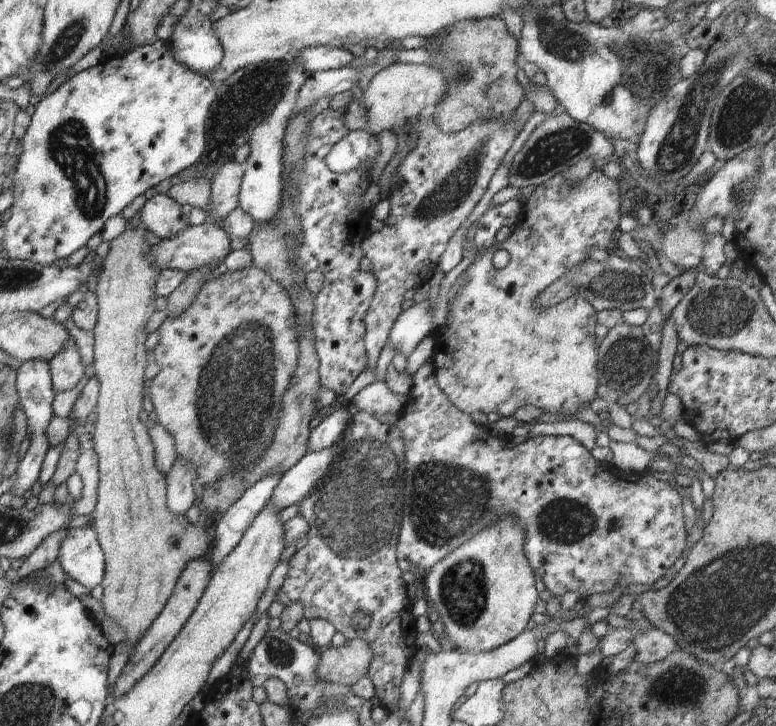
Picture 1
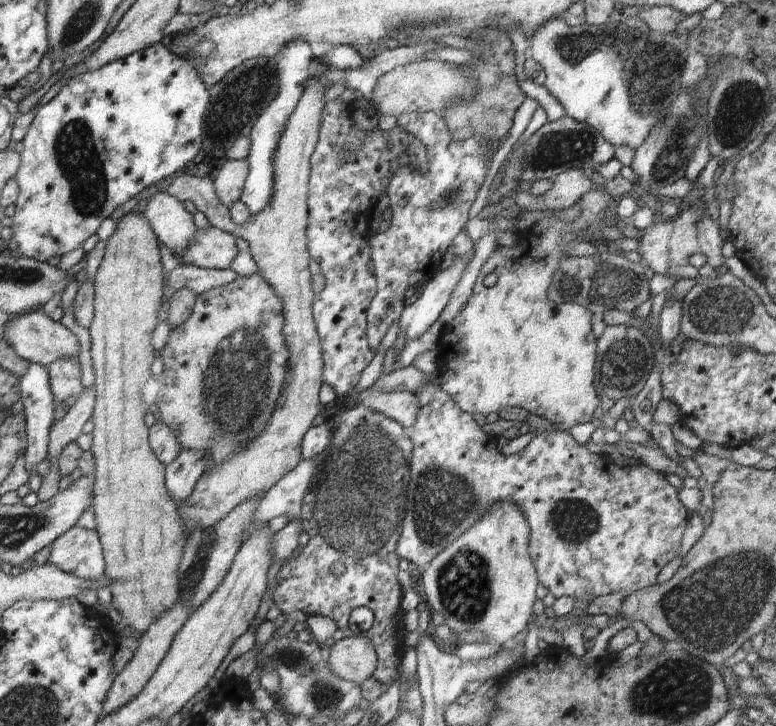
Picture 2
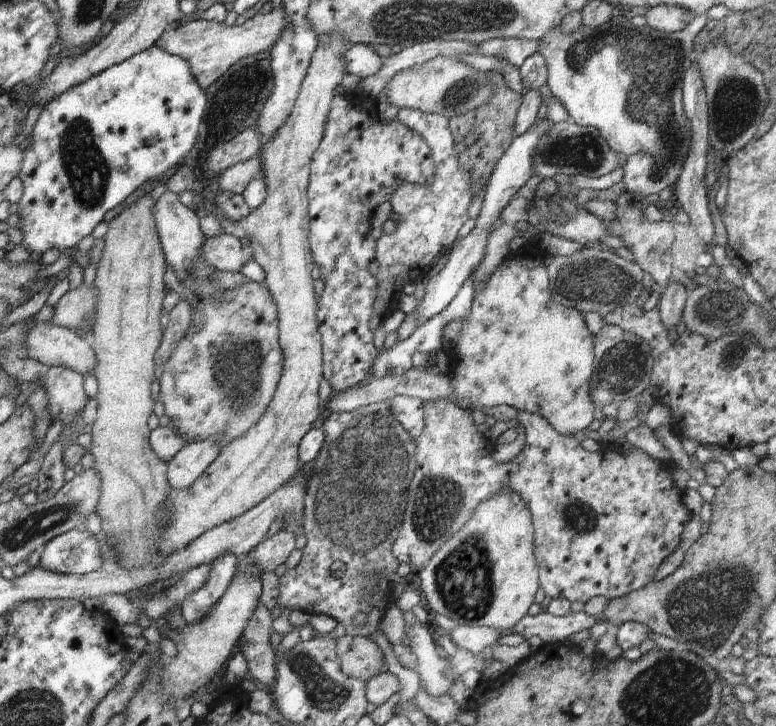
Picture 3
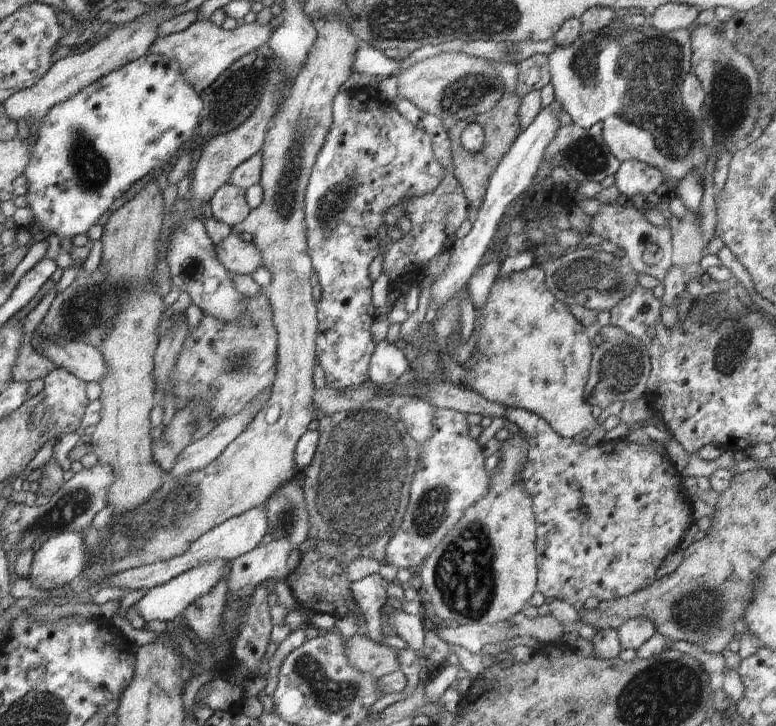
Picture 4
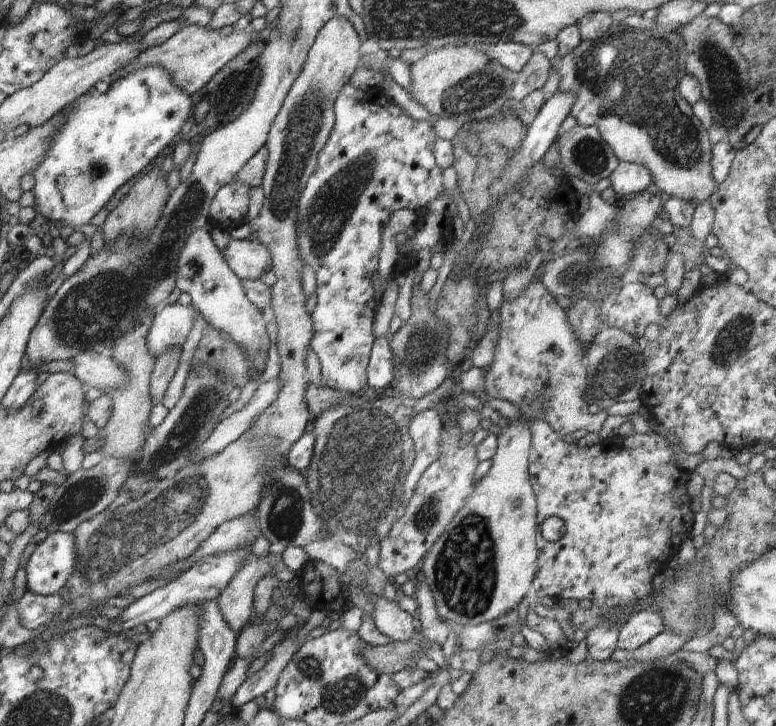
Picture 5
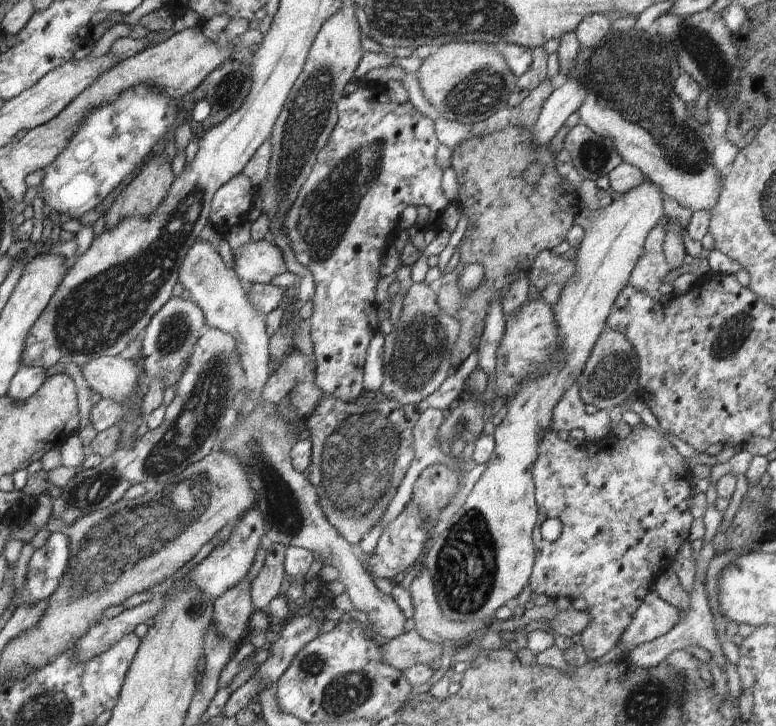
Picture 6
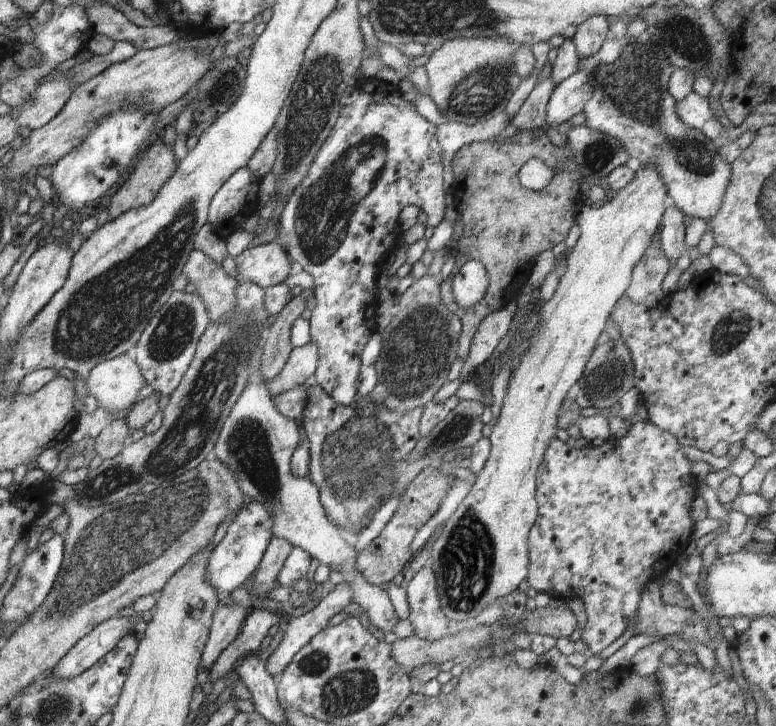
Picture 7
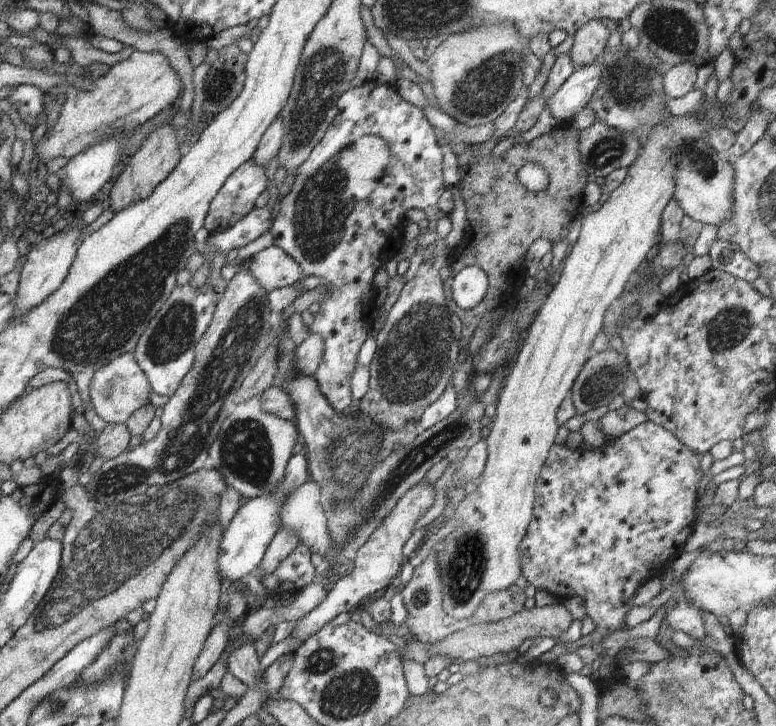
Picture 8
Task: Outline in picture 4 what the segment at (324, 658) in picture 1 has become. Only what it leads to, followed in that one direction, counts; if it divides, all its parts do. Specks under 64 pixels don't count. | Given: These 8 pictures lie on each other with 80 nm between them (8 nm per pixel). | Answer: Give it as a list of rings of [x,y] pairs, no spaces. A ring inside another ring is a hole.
[[[366,633],[348,634],[344,637],[344,646],[350,666],[374,679],[402,670],[396,649],[376,644]]]

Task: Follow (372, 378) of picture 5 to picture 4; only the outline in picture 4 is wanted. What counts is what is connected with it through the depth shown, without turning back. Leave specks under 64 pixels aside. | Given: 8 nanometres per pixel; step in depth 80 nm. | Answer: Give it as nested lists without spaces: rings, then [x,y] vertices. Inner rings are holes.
[[[382,341],[375,346],[375,352],[369,363],[369,378],[376,386],[386,386],[402,380],[406,374],[403,364],[406,363],[407,350],[407,347],[402,344],[388,343],[387,341]]]

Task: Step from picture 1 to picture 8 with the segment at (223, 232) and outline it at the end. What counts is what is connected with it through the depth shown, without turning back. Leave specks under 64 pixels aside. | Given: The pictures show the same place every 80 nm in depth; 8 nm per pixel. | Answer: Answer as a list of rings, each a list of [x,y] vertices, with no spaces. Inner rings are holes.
[[[275,245],[239,263],[250,270],[254,280],[268,293],[278,288],[296,285],[304,278],[300,266]]]

